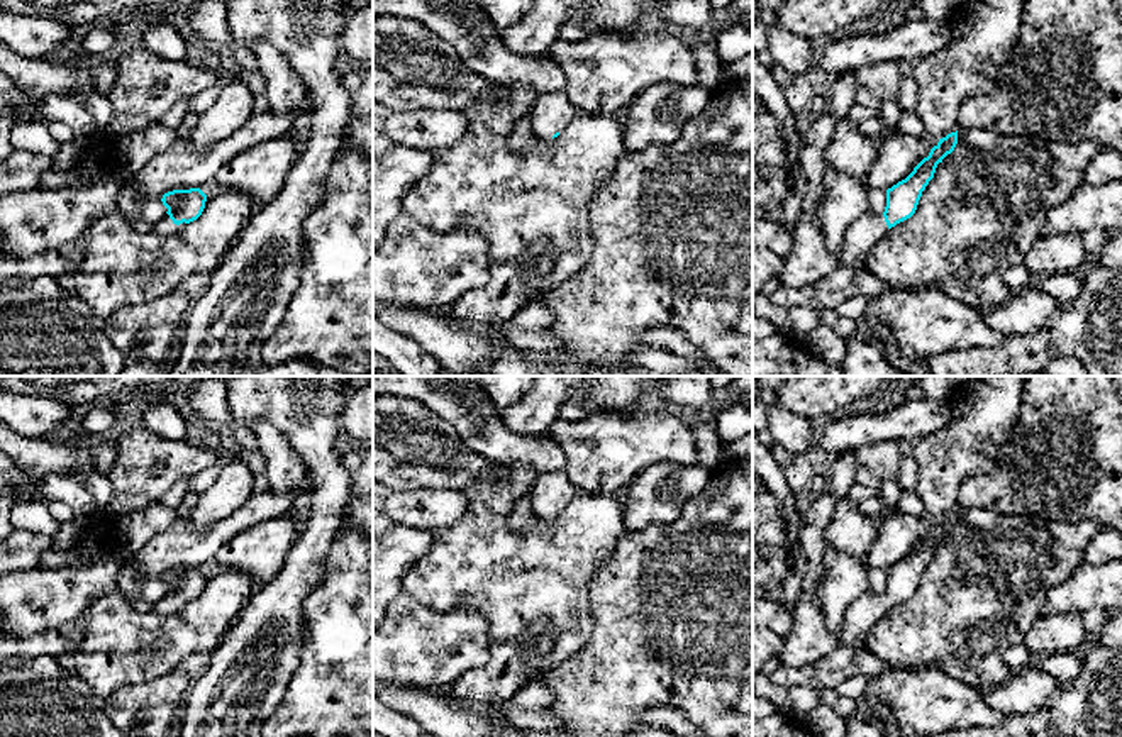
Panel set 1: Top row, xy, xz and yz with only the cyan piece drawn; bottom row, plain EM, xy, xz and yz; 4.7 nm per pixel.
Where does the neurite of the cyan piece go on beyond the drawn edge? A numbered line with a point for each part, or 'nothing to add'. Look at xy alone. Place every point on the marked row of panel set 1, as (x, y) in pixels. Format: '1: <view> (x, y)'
1: xy (165, 226)

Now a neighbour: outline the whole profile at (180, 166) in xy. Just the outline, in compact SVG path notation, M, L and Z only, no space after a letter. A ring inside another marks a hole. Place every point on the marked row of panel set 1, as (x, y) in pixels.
M305 98L297 114L273 114L269 108L254 114L241 129L208 149L195 149L188 137L178 137L173 146L131 175L142 220L154 225L166 215L161 202L164 193L212 186L219 169L232 158L258 142L298 129L310 107L312 102Z

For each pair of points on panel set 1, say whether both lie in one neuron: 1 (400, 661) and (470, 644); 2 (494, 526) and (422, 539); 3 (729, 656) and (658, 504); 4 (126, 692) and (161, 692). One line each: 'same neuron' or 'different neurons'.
1: same neuron
2: different neurons
3: different neurons
4: same neuron

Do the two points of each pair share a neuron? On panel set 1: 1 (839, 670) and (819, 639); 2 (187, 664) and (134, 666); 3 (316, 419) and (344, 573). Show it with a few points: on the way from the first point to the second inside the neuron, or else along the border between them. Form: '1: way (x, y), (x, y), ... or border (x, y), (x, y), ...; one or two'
1: border (838, 641), (814, 663), (790, 668); two
2: border (211, 651), (192, 651), (177, 668); two
3: border (346, 519), (333, 539), (324, 568); two

